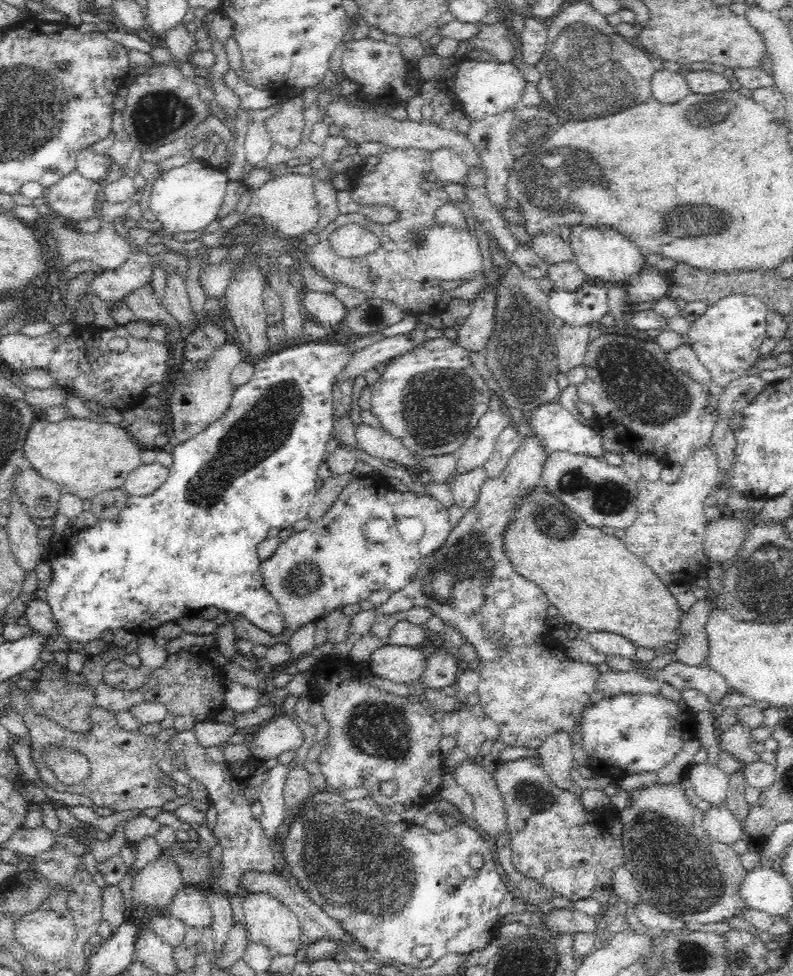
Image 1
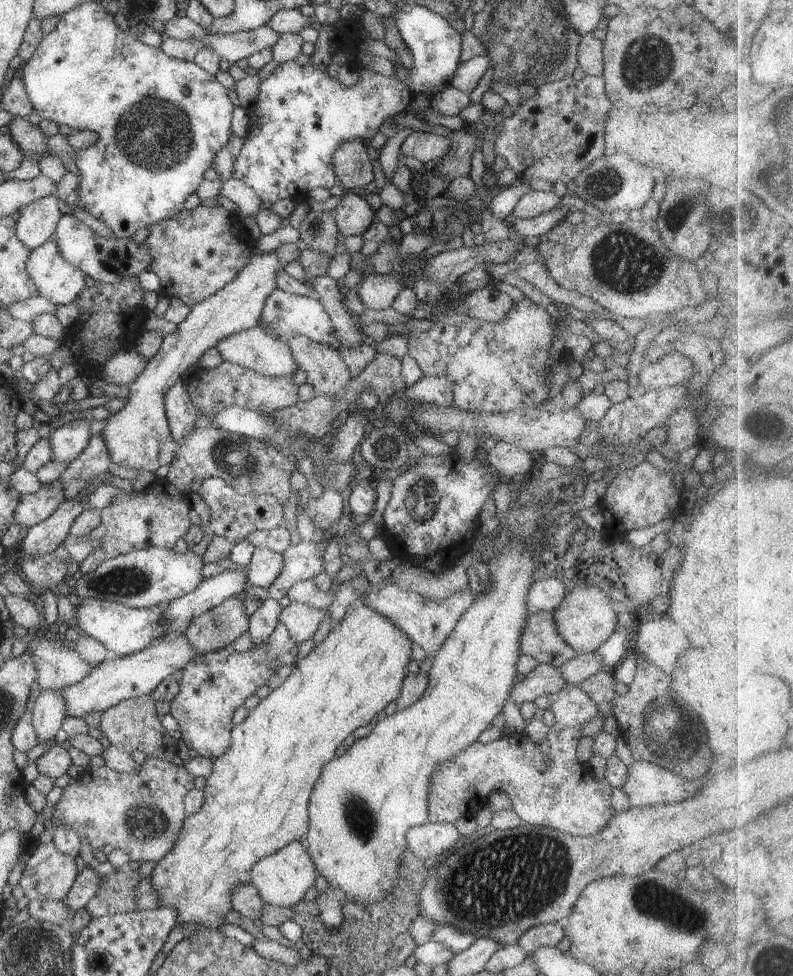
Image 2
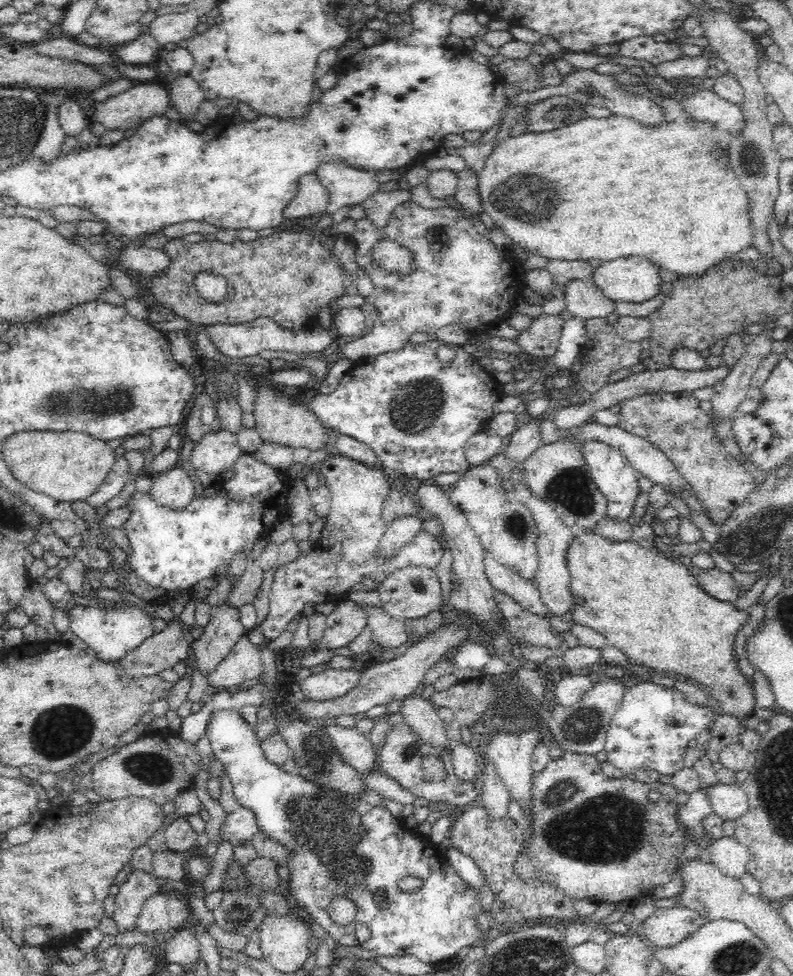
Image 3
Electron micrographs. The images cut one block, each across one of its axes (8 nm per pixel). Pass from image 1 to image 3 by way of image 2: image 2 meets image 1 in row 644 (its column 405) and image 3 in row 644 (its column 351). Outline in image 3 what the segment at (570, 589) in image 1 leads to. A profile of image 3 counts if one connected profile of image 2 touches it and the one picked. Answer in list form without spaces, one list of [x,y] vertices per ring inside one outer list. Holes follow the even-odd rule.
[[[583,533],[574,536],[568,544],[566,561],[570,572],[570,589],[576,604],[570,610],[573,622],[592,627],[606,637],[605,646],[621,650],[632,664],[650,666],[659,674],[670,672],[697,680],[718,702],[724,713],[748,718],[754,712],[755,687],[742,674],[734,657],[734,638],[748,622],[748,612],[739,610],[734,603],[714,598],[698,585],[688,566],[682,565],[634,541],[612,542],[600,534]]]

